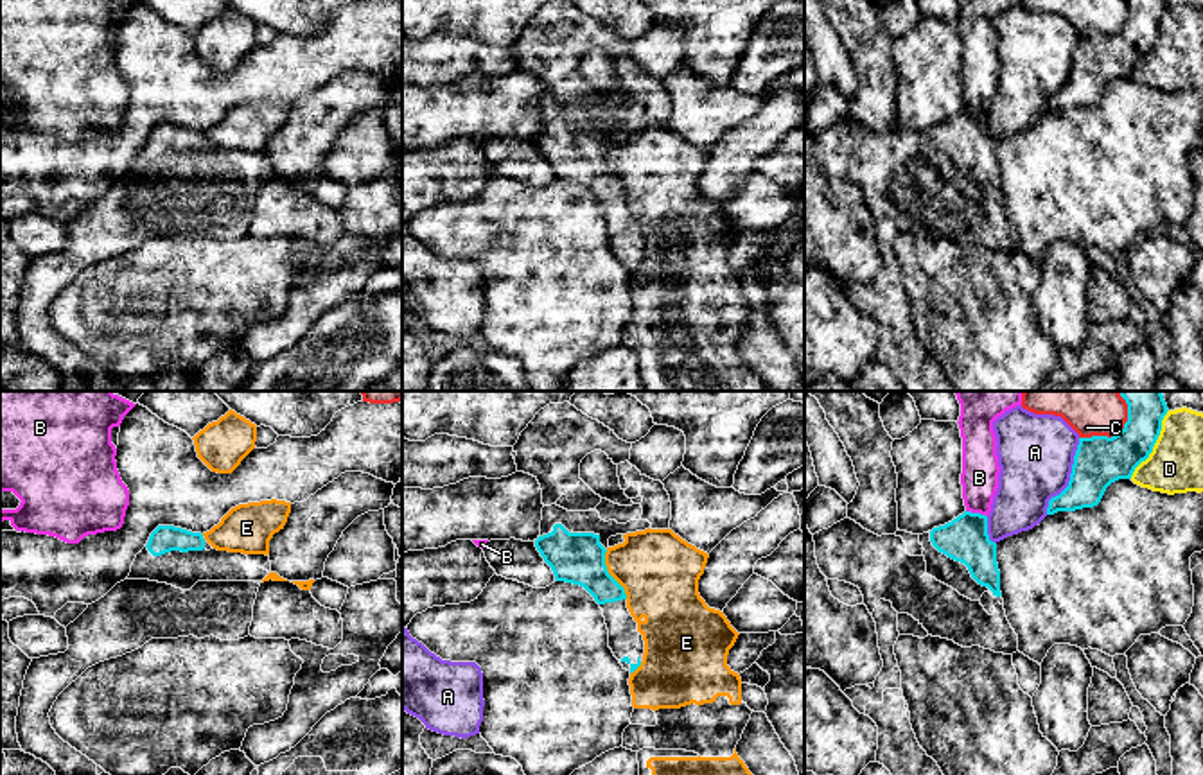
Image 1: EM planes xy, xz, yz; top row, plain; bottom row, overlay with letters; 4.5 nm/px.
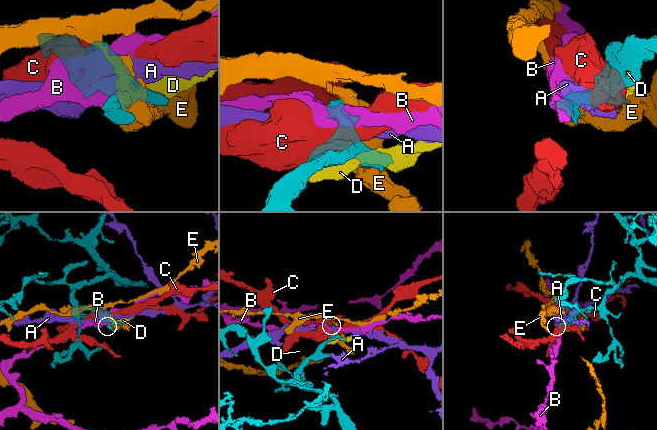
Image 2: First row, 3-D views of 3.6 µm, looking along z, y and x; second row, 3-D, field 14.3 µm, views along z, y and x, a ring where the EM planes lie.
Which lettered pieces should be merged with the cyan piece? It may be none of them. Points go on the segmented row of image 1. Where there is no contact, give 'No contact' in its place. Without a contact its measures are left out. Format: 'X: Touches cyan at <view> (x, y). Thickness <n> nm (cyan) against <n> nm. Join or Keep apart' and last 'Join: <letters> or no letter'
A: Touches cyan at yz (1071, 478). Thickness 220 nm (cyan) against 340 nm. Keep apart
B: Touches cyan at yz (977, 513). Thickness 200 nm (cyan) against 170 nm. Keep apart
C: Touches cyan at yz (1121, 431). Thickness 220 nm (cyan) against 300 nm. Keep apart
D: Touches cyan at yz (1155, 442). Thickness 220 nm (cyan) against 240 nm. Keep apart
E: Touches cyan at xz (609, 574). Thickness 240 nm (cyan) against 360 nm. Keep apart
Join: no letter

